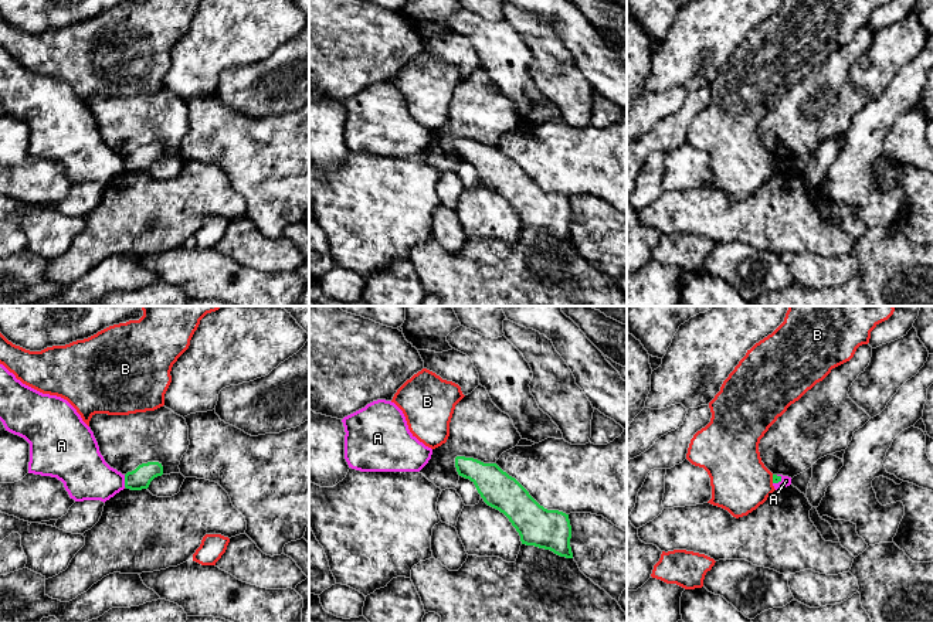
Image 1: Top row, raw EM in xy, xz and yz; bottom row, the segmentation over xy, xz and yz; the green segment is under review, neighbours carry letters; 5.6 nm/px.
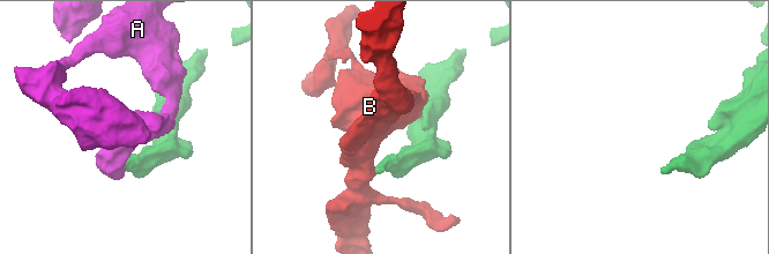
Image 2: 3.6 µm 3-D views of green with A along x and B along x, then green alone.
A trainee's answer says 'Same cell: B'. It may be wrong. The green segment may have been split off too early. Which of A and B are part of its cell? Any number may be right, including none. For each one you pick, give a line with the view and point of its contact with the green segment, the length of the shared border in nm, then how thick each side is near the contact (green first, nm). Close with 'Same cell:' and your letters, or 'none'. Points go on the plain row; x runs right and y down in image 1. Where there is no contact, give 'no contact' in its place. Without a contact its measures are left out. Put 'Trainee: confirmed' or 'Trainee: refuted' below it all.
Same cell: none
Trainee: refuted

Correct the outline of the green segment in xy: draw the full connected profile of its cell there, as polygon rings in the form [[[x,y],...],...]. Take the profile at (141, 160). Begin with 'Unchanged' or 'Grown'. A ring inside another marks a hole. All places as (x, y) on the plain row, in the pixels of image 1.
Unchanged. [[[159,145],[139,147],[135,153],[125,157],[125,170],[130,173],[147,171],[150,164],[163,157],[163,149]]]

